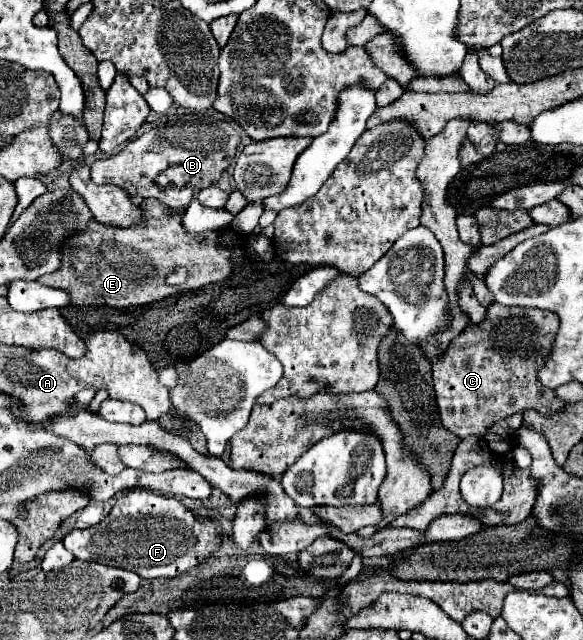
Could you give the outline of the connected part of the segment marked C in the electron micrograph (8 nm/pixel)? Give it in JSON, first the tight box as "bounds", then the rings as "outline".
{"bounds":[433,303,565,437],"outline":[[[491,303],[481,325],[467,325],[465,333],[433,363],[433,383],[441,423],[457,437],[487,435],[489,427],[513,413],[537,409],[543,415],[565,407],[553,389],[537,381],[537,369],[549,357],[559,329],[559,317],[551,311],[503,307]]]}

